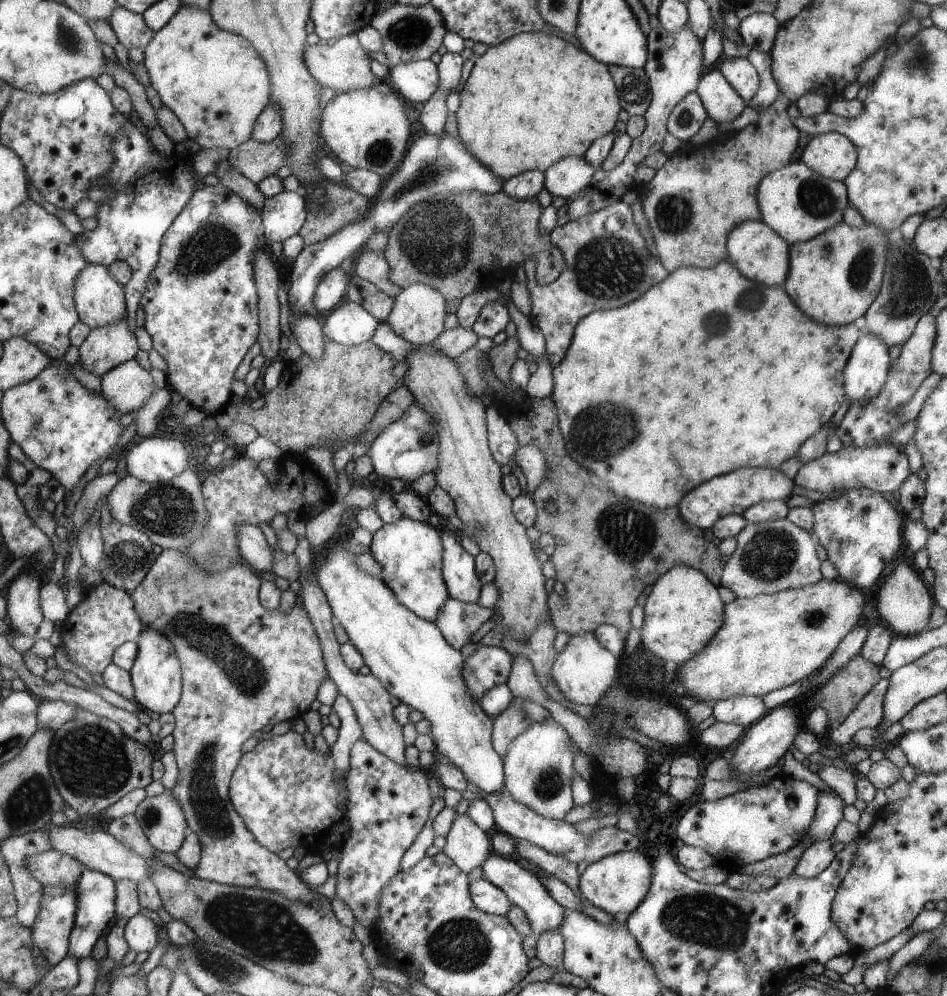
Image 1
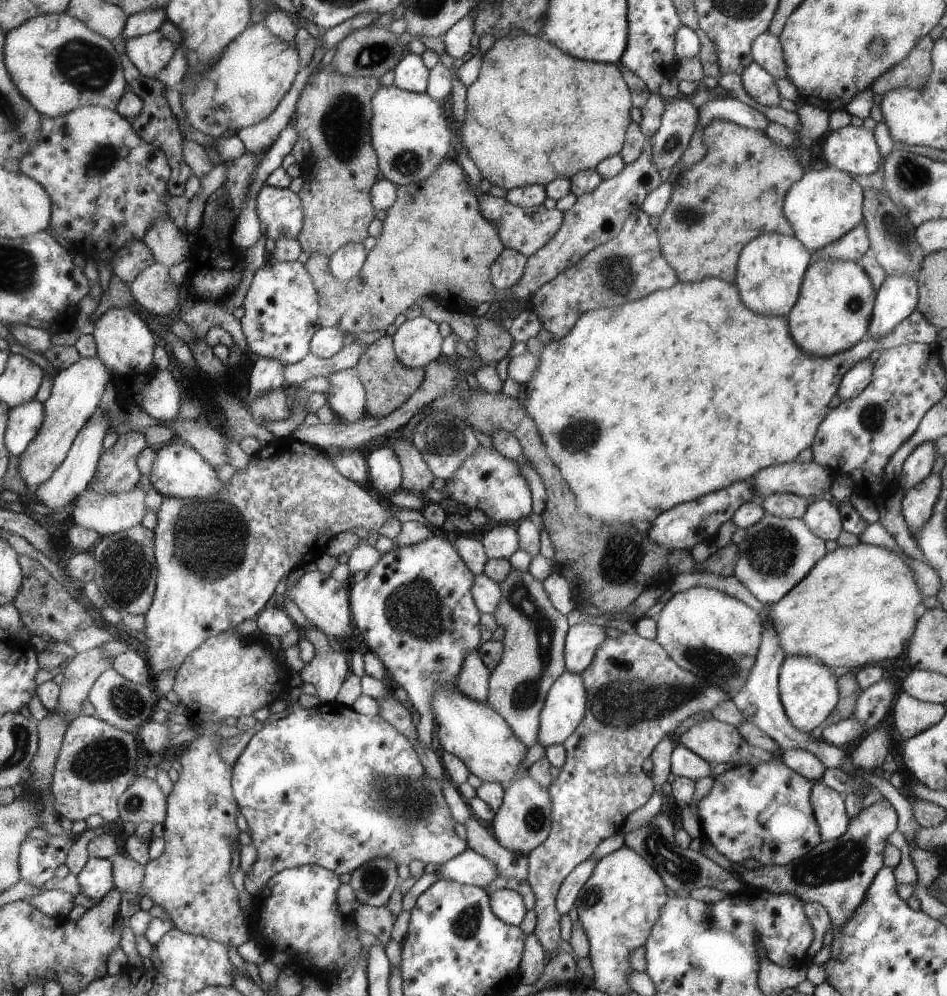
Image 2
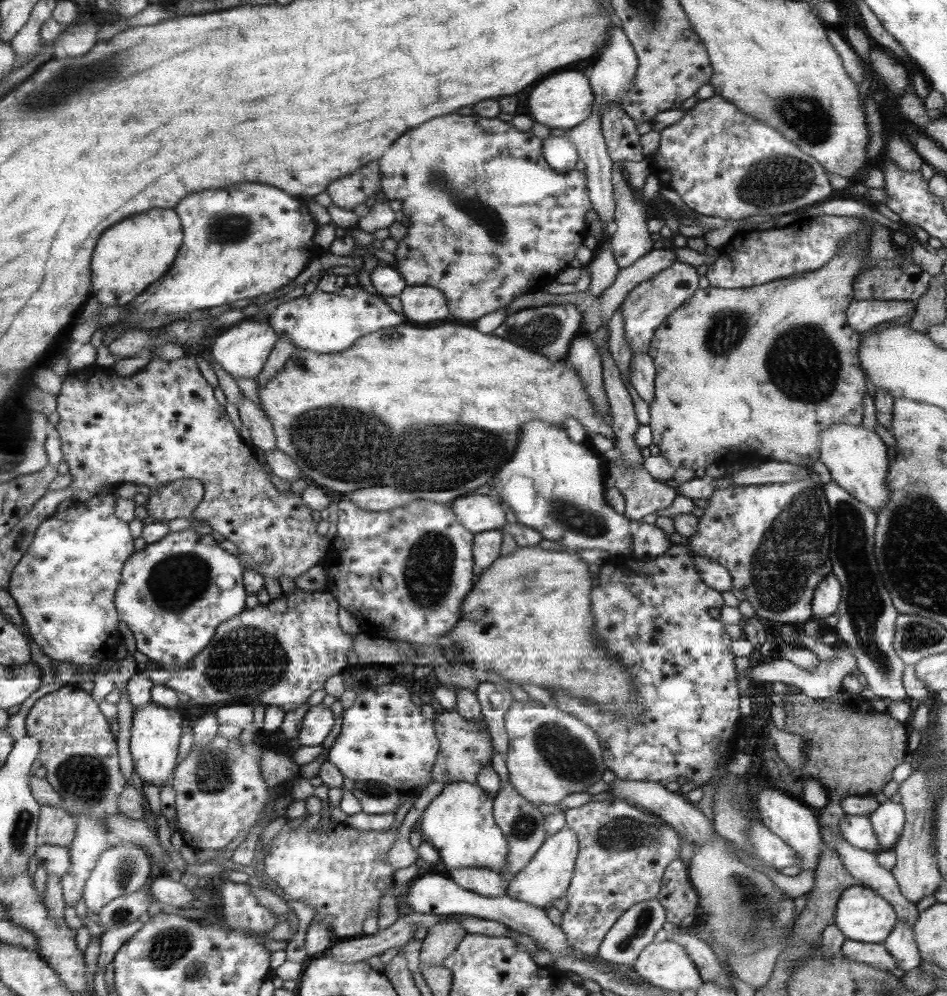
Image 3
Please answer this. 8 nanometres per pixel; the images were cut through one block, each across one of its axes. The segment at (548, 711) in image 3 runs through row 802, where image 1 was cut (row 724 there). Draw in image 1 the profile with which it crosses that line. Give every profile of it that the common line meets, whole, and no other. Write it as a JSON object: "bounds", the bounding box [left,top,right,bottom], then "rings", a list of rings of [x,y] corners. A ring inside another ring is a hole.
{"bounds":[504,716,574,821],"rings":[[[551,716],[549,722],[531,722],[531,725],[510,743],[504,758],[506,792],[512,795],[516,802],[526,805],[536,814],[550,820],[556,818],[556,820],[564,821],[564,816],[572,810],[572,804],[574,804],[572,802],[572,786],[570,786],[572,774],[574,774],[570,739],[566,729],[556,721],[554,722]]]}

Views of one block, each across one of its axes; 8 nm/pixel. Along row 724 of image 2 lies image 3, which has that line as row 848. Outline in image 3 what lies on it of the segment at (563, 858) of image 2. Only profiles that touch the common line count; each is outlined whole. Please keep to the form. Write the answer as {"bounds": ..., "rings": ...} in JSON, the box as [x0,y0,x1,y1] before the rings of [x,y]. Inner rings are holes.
{"bounds":[561,799,682,956],"rings":[[[620,799],[616,801],[590,801],[578,808],[565,811],[566,827],[578,837],[578,856],[576,874],[566,892],[569,907],[563,913],[561,929],[567,938],[567,943],[584,956],[596,956],[600,951],[602,941],[610,927],[635,904],[658,896],[664,869],[674,858],[680,858],[682,837],[678,830],[662,821],[661,817],[647,813],[638,806],[628,804]]]}

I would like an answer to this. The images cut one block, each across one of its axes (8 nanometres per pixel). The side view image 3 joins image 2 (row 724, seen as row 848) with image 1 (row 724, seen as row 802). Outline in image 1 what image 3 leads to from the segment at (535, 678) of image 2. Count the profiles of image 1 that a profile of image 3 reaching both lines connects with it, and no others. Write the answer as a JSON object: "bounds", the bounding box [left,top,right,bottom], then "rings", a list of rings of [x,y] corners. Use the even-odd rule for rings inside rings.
{"bounds":[493,696,532,760],"rings":[[[513,696],[504,712],[493,719],[493,747],[497,749],[503,760],[510,743],[531,725],[531,721],[524,715],[523,706],[526,702],[532,702],[532,700]]]}

